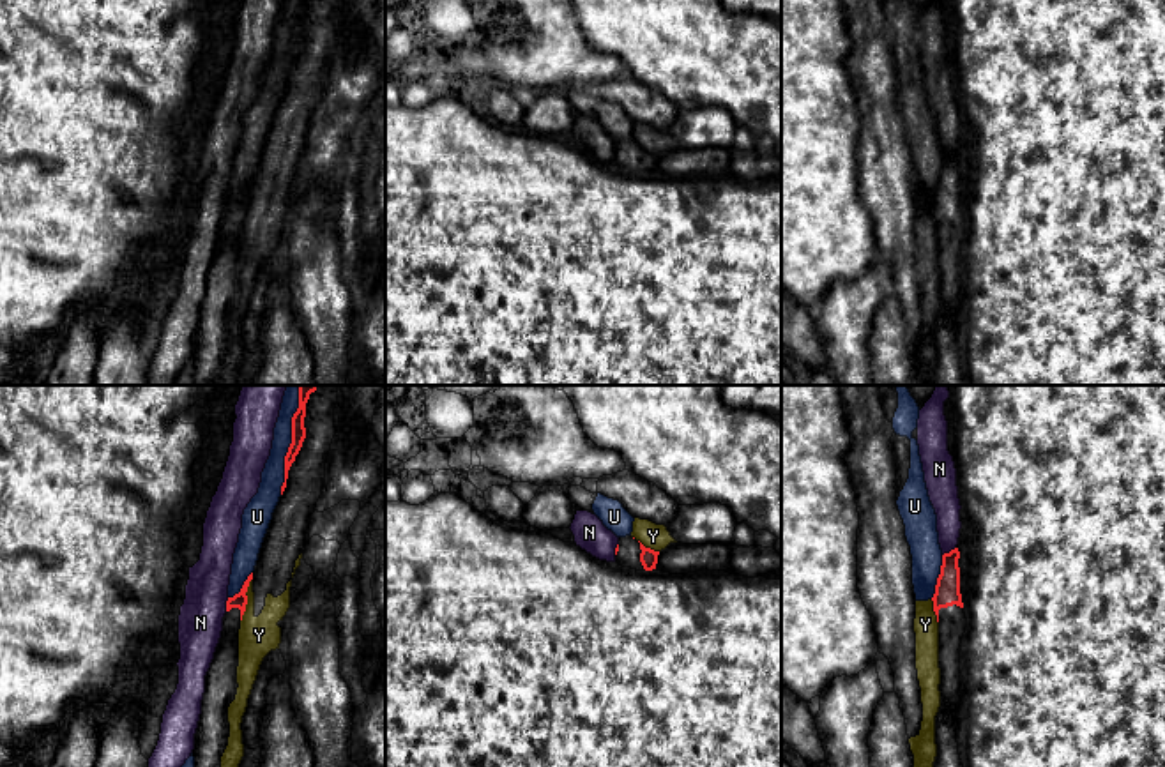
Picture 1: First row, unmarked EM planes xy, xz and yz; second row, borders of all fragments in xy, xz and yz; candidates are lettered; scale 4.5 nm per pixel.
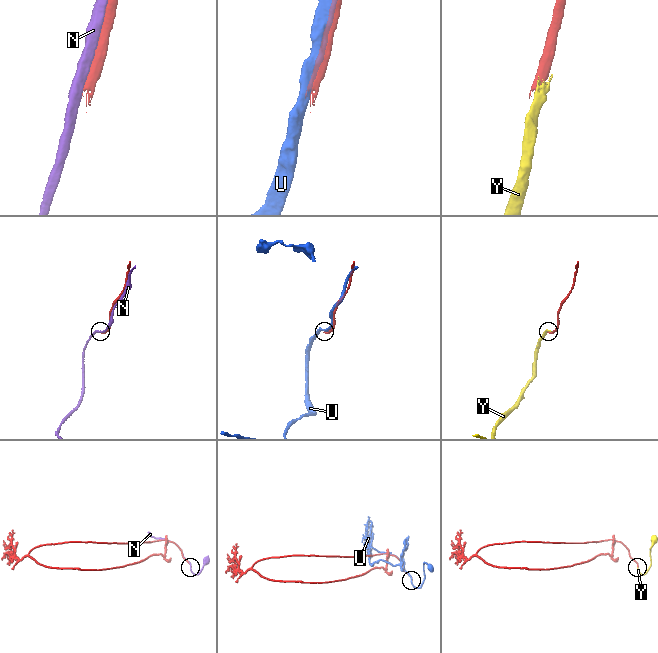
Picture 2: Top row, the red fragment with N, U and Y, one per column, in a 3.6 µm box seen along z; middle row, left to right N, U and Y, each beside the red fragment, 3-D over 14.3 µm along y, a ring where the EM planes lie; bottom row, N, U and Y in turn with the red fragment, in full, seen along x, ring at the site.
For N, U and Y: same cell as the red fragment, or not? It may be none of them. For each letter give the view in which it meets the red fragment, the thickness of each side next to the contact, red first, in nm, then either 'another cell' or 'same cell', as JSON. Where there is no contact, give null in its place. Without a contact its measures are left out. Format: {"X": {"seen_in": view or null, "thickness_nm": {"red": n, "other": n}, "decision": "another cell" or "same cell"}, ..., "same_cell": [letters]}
{"N": {"seen_in": "xy", "thickness_nm": {"red": 70, "other": 200}, "decision": "another cell"}, "U": {"seen_in": "xy", "thickness_nm": {"red": 60, "other": 110}, "decision": "another cell"}, "Y": {"seen_in": "xy", "thickness_nm": {"red": 70, "other": 180}, "decision": "another cell"}, "same_cell": []}

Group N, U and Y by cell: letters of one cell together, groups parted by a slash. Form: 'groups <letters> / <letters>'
groups N / U / Y

